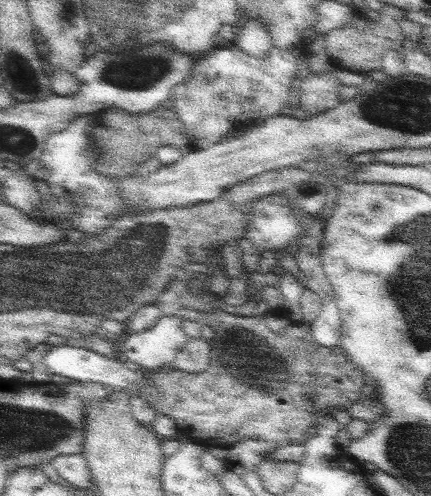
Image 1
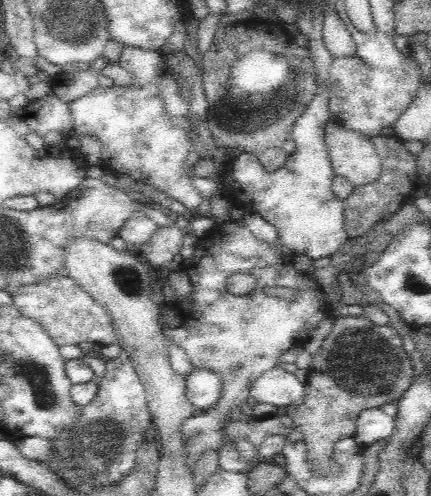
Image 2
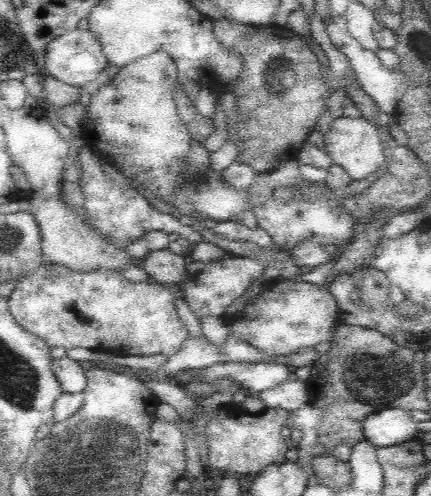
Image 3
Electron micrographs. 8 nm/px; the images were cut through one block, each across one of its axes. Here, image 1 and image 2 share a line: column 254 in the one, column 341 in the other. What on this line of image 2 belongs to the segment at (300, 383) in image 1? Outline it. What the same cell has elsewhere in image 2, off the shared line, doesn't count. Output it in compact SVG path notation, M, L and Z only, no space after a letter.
M350 314L334 316L332 332L324 340L322 348L314 354L308 380L304 382L304 404L286 410L294 420L292 428L304 434L308 462L322 470L332 466L334 474L334 444L356 434L356 422L364 410L398 402L414 384L412 368L414 362L404 350L404 340L392 326L376 326L366 318L366 314L358 318Z

